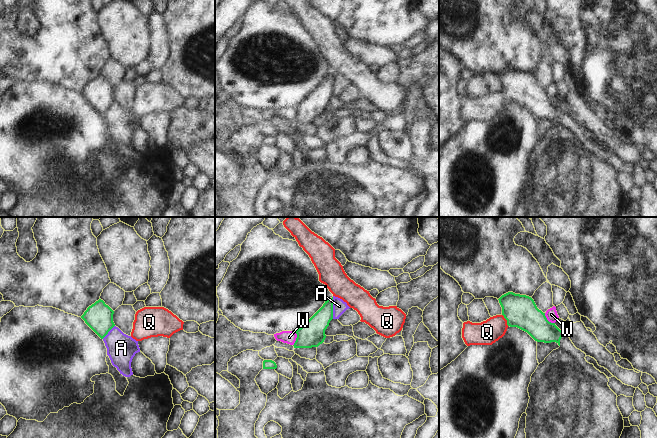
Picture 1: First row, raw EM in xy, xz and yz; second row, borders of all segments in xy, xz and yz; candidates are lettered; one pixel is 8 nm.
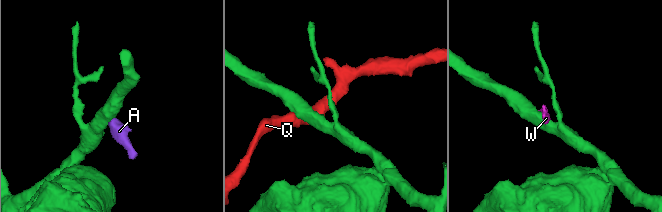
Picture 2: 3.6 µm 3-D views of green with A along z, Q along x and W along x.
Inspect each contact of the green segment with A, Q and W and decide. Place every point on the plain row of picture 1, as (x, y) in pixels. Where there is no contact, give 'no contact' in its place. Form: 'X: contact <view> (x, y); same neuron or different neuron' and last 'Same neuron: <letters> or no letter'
A: contact xz (332, 84); different neuron
Q: contact yz (506, 95); different neuron
W: contact yz (547, 96); different neuron
Same neuron: no letter

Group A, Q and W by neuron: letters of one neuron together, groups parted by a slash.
A W / Q

